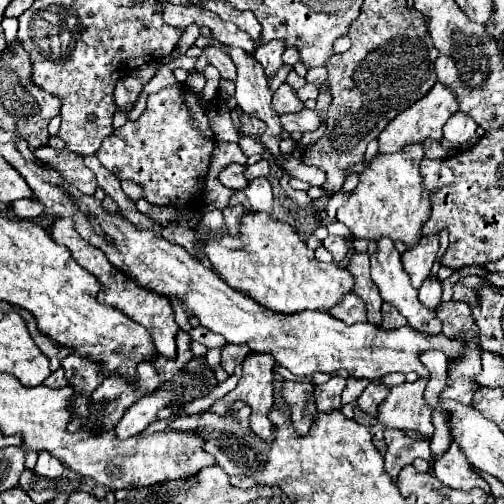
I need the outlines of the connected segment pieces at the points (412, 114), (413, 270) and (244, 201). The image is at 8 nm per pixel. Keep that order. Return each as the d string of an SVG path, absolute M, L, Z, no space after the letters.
M436 83L432 87L432 91L428 95L424 95L420 101L416 101L414 105L410 105L408 109L404 109L396 119L392 119L392 123L380 133L378 137L378 153L386 155L386 153L396 153L398 149L404 149L406 145L412 143L426 143L426 141L440 141L442 139L442 127L444 123L458 111L458 101L454 97L454 93L444 87L442 83Z
M424 235L414 249L402 253L404 269L410 275L410 281L416 289L430 275L432 263L434 263L436 253L438 253L438 247L440 247L440 237L438 235Z
M252 179L246 189L236 191L232 203L240 203L246 213L272 213L272 187L268 179Z

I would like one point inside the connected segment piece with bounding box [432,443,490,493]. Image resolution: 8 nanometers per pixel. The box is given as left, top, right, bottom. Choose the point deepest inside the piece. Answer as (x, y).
(453, 470)

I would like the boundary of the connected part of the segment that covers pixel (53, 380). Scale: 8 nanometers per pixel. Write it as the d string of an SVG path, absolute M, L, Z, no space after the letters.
M60 367L60 369L52 371L52 373L44 379L44 383L46 383L48 387L60 387L60 385L66 385L68 379L66 379L66 375L64 375L64 369Z

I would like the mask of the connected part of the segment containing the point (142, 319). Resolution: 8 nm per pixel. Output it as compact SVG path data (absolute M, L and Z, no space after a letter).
M56 219L54 225L52 225L52 231L50 231L52 239L64 247L70 249L72 257L78 261L80 267L84 267L88 273L92 273L100 283L102 283L102 289L98 293L98 301L100 303L106 303L106 305L112 305L116 307L118 311L124 311L124 315L128 315L132 321L136 323L142 323L150 333L152 333L152 341L154 341L154 347L156 347L156 355L160 357L166 357L166 359L174 359L176 357L176 333L178 333L178 323L174 321L174 311L172 311L172 305L170 305L170 299L168 297L162 297L158 293L152 293L148 289L142 289L140 285L136 285L132 279L124 277L124 273L120 273L110 261L106 261L104 253L100 249L96 249L94 245L90 245L88 241L84 241L76 229L74 229L74 223L66 219Z

